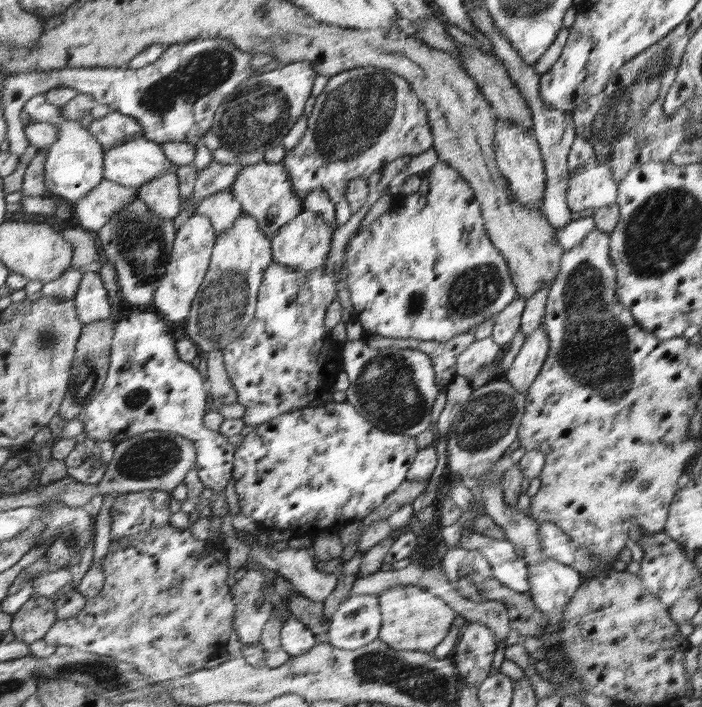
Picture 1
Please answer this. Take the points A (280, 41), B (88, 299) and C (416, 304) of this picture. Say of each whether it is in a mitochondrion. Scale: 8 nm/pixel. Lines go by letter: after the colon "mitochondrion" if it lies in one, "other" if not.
A: mitochondrion
B: other
C: mitochondrion

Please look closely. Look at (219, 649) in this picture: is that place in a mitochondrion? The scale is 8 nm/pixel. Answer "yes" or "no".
no

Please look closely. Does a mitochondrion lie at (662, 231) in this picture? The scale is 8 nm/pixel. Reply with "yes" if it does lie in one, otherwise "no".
yes

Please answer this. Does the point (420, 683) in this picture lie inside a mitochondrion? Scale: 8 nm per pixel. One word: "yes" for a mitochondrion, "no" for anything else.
yes

